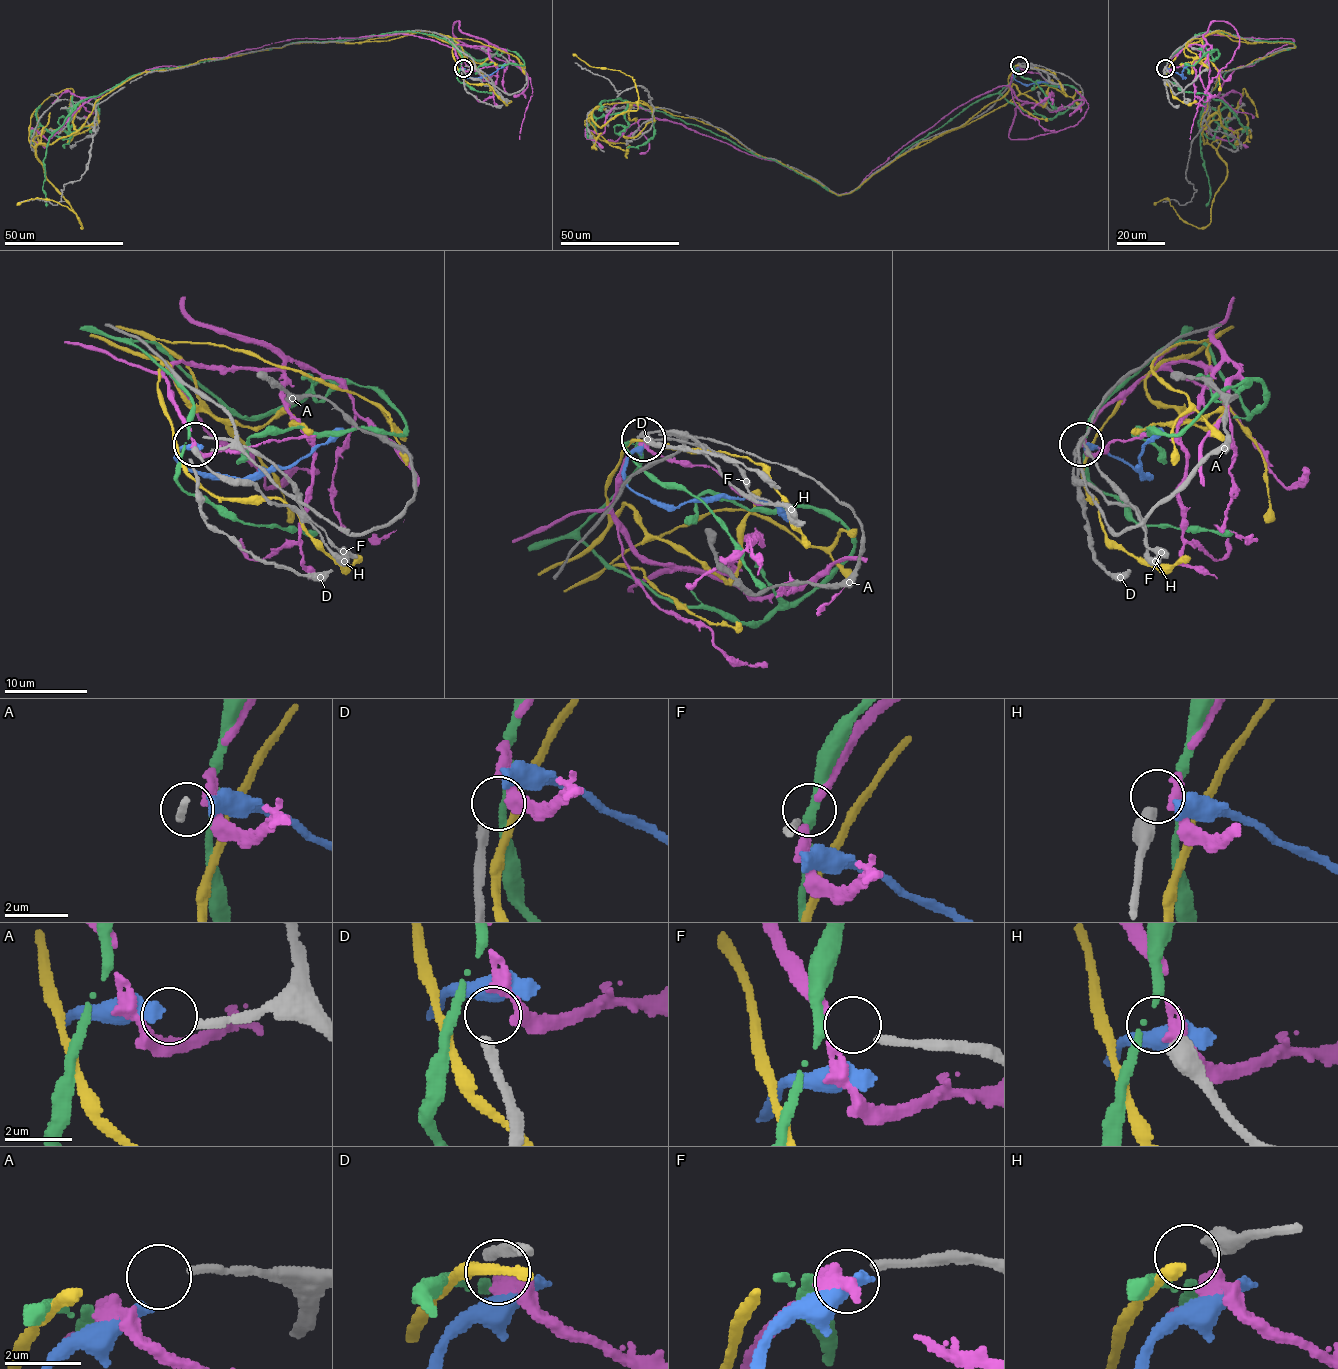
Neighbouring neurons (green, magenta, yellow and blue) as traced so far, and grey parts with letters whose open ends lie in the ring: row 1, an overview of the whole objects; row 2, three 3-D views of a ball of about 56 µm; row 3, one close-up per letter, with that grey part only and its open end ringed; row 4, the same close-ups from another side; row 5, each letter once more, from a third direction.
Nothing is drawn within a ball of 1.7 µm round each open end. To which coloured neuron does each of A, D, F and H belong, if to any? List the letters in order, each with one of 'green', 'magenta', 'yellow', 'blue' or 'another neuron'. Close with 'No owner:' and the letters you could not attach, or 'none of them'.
A: blue
D: magenta
F: green
H: another neuron
No owner: H

